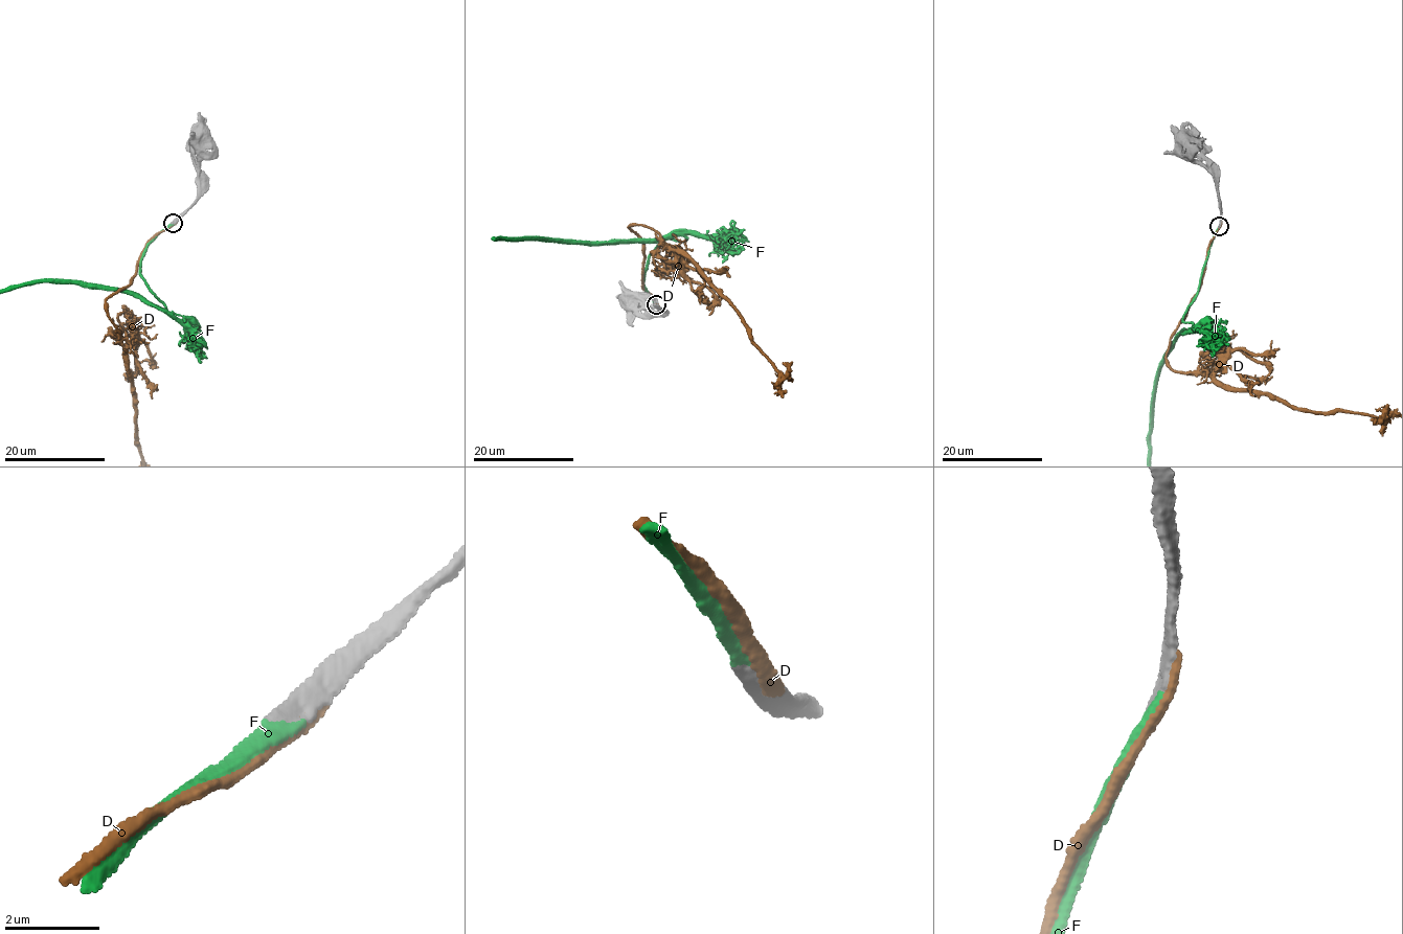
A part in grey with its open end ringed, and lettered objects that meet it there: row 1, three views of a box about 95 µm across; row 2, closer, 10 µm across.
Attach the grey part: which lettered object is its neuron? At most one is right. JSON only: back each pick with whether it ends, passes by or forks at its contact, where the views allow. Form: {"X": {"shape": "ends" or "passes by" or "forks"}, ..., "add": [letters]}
{"F": {"shape": "ends"}, "add": ["F"]}

